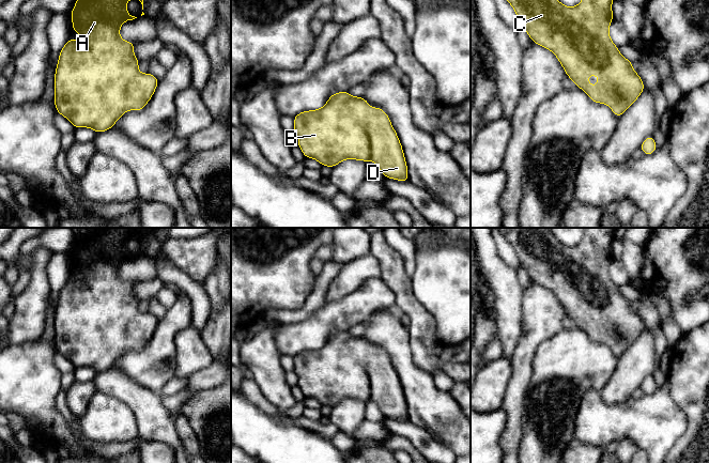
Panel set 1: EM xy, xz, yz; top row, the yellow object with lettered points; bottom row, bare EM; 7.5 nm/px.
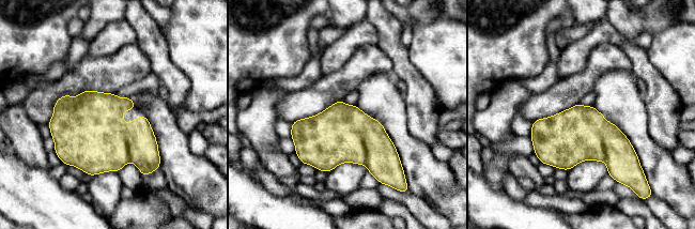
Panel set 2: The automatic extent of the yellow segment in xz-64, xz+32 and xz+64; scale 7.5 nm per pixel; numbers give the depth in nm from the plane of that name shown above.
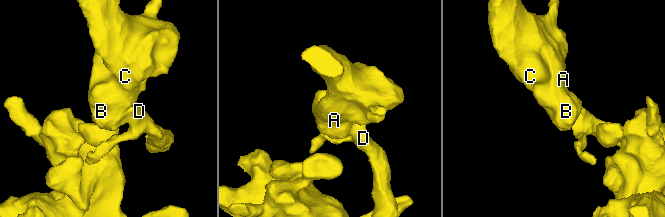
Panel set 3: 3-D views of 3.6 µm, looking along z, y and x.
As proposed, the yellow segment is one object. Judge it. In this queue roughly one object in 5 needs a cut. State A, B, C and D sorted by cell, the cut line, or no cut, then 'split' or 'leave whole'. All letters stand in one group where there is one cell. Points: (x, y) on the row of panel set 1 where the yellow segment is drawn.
A B C D | no cut | leave whole

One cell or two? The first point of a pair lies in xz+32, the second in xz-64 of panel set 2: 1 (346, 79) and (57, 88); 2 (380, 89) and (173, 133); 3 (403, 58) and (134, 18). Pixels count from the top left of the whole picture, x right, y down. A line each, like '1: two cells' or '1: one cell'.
1: one cell
2: one cell
3: one cell

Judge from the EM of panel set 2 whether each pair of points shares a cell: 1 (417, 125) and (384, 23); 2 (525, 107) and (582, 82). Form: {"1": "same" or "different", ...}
{"1": "same", "2": "same"}

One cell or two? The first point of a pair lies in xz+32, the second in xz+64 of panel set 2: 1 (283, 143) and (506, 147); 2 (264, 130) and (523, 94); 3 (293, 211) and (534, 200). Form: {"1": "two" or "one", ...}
{"1": "one", "2": "one", "3": "two"}

